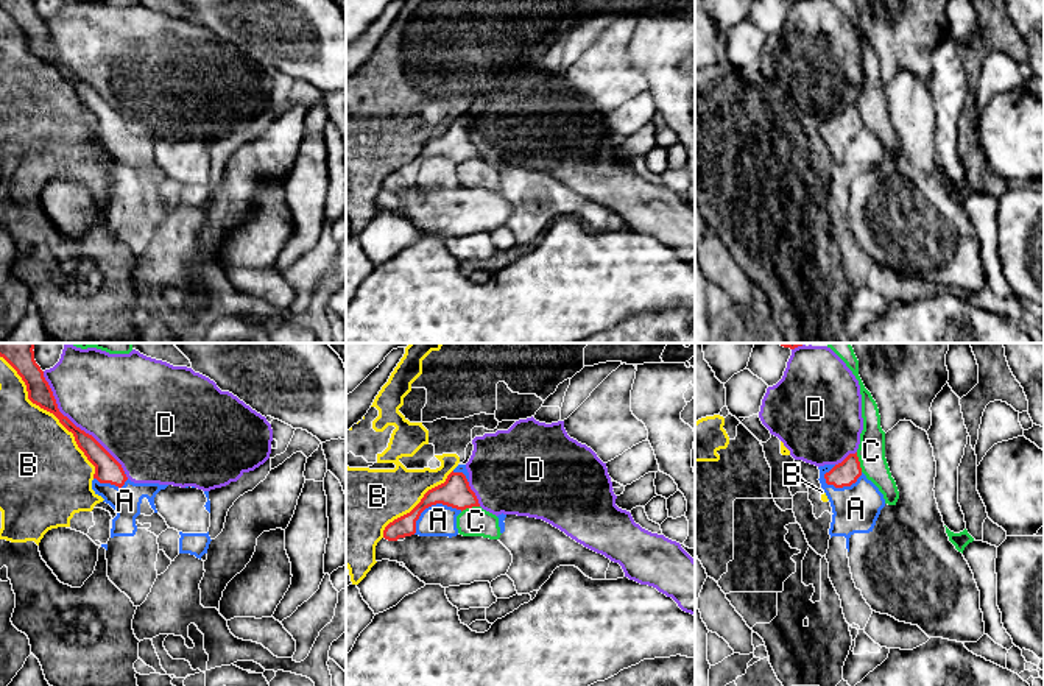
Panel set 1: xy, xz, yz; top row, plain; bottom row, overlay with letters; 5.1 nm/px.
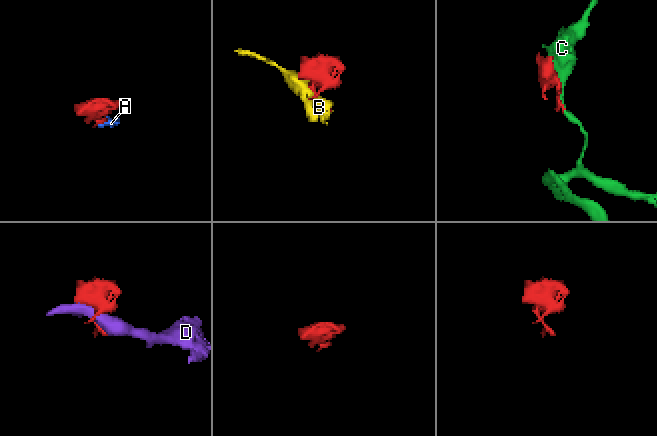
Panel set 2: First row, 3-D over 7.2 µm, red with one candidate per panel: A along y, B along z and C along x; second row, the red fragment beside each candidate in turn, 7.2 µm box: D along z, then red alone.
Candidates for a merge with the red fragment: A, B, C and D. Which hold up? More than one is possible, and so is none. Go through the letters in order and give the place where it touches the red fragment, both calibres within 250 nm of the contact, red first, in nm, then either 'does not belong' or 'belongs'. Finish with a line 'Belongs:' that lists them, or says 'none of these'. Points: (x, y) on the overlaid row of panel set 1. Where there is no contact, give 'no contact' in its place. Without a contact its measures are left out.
A: contact xz (430, 505); calibres 160 and 160 nm; belongs
B: contact xy (52, 412); calibres 120 and 420 nm; does not belong
C: contact yz (859, 462); calibres 130 and 140 nm; does not belong
D: contact xy (72, 423); calibres 120 and 440 nm; does not belong
Belongs: A

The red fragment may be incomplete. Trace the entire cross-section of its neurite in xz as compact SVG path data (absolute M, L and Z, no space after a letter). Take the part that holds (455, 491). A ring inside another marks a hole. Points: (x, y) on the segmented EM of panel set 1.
M458 465L444 483L429 490L421 502L407 514L390 522L383 538L419 536L457 536L457 516L472 507L480 507L475 493L469 486L466 465Z

